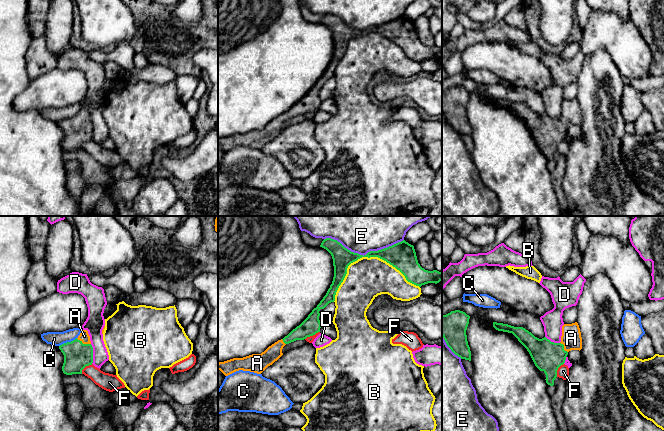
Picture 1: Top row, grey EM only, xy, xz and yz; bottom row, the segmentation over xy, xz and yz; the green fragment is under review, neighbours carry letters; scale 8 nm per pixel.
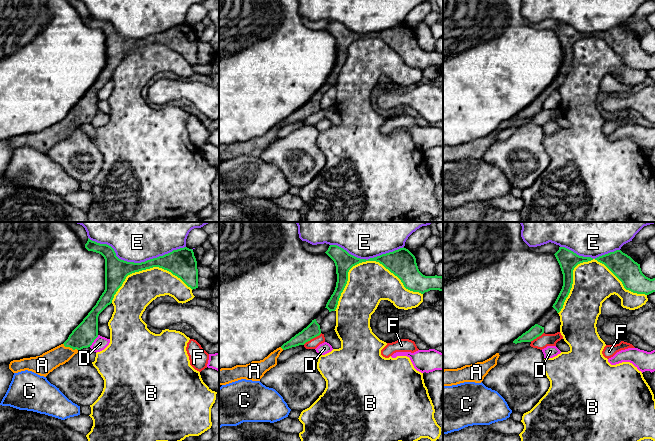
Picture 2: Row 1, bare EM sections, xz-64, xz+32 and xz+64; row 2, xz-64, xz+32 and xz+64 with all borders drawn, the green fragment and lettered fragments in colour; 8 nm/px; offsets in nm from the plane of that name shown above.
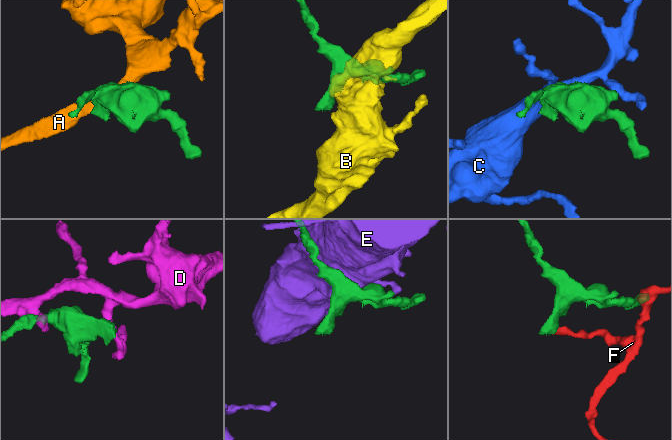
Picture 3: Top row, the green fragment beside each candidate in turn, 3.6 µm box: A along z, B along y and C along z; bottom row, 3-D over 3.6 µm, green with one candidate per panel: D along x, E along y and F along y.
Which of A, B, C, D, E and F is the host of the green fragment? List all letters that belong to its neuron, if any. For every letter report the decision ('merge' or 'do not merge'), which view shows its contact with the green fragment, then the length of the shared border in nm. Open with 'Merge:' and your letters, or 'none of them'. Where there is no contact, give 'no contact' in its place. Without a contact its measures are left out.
Merge: A
A: merge; contact in xy; length 130 nm
B: do not merge; contact in xz; length 700 nm
C: do not merge; contact in xy; length 160 nm
D: do not merge; contact in xy; length 160 nm
E: do not merge; contact in xz; length 650 nm
F: do not merge; contact in xz; length 140 nm

